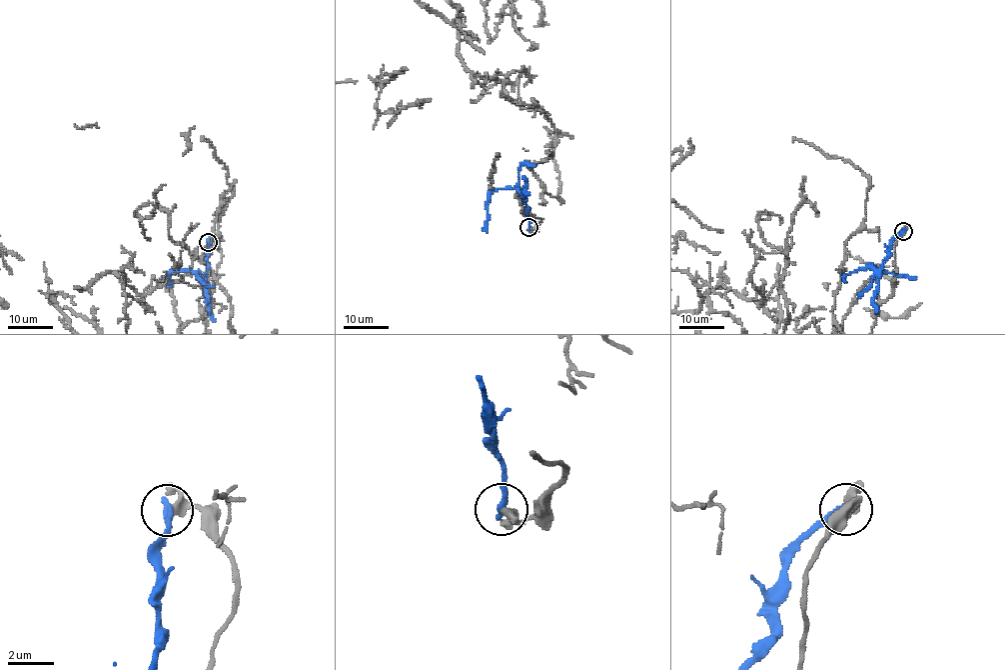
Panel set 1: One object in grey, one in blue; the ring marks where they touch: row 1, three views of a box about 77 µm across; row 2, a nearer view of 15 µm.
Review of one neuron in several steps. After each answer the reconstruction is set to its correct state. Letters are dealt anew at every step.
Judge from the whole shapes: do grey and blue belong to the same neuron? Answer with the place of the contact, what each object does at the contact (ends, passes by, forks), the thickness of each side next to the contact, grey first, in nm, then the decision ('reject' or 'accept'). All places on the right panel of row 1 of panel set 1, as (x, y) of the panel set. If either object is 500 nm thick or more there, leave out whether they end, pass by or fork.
place (903, 231); grey passes by; blue ends; calibres 280 and 340 nm; accept

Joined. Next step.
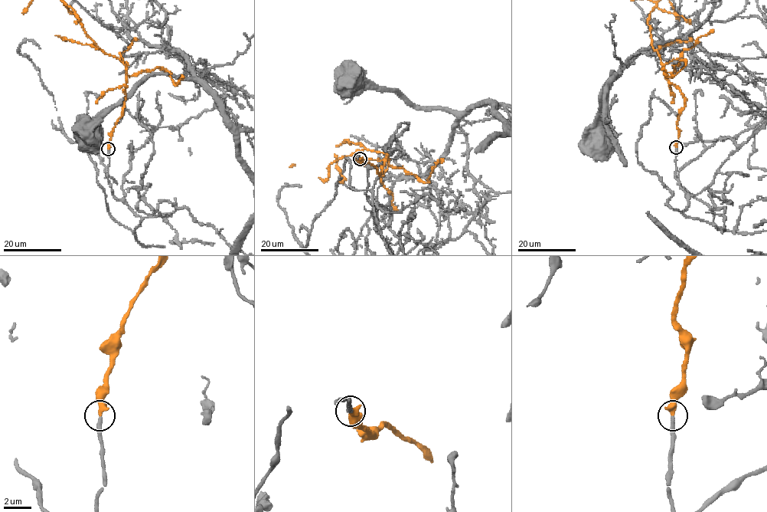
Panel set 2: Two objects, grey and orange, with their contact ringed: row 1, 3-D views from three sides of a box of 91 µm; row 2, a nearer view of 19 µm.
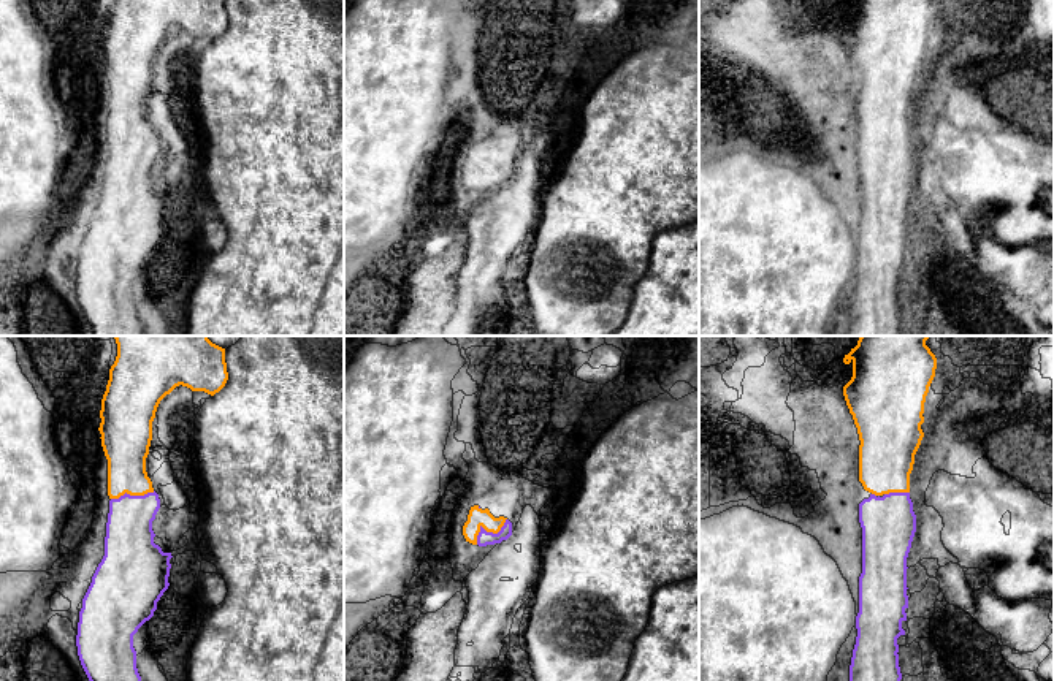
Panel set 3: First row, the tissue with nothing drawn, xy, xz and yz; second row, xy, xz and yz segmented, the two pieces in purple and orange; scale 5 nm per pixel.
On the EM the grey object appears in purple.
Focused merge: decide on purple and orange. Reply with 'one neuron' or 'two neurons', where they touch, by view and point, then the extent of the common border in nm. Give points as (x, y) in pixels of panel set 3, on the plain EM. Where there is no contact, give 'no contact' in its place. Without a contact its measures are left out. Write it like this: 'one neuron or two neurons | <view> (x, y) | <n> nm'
one neuron | xz (488, 178) | 200 nm

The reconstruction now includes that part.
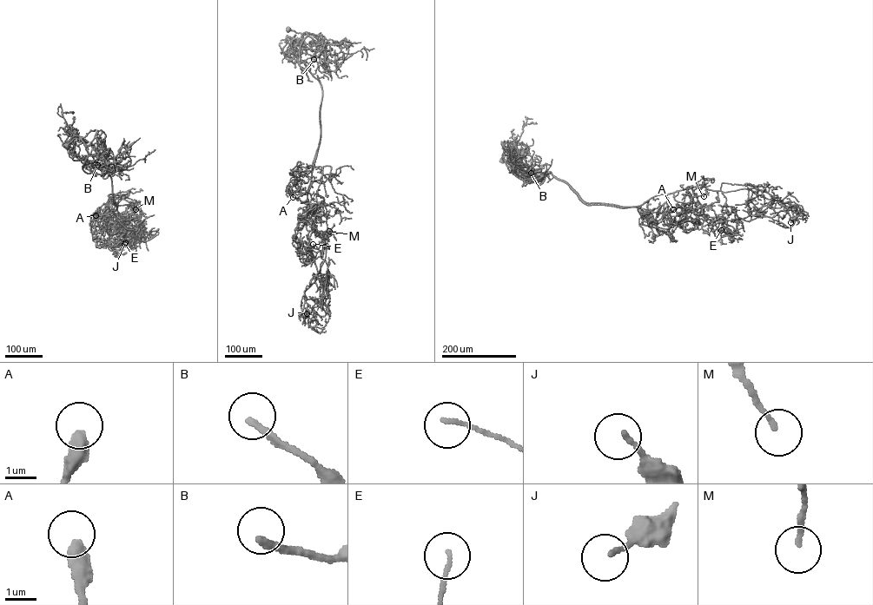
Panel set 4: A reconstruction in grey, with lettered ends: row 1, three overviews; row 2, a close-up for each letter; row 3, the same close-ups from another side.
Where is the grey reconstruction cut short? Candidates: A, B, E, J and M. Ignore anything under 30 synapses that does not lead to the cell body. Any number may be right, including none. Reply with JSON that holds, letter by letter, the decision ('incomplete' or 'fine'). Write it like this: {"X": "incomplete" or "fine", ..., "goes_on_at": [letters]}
{"A": "fine", "B": "incomplete", "E": "fine", "J": "fine", "M": "fine", "goes_on_at": ["B"]}

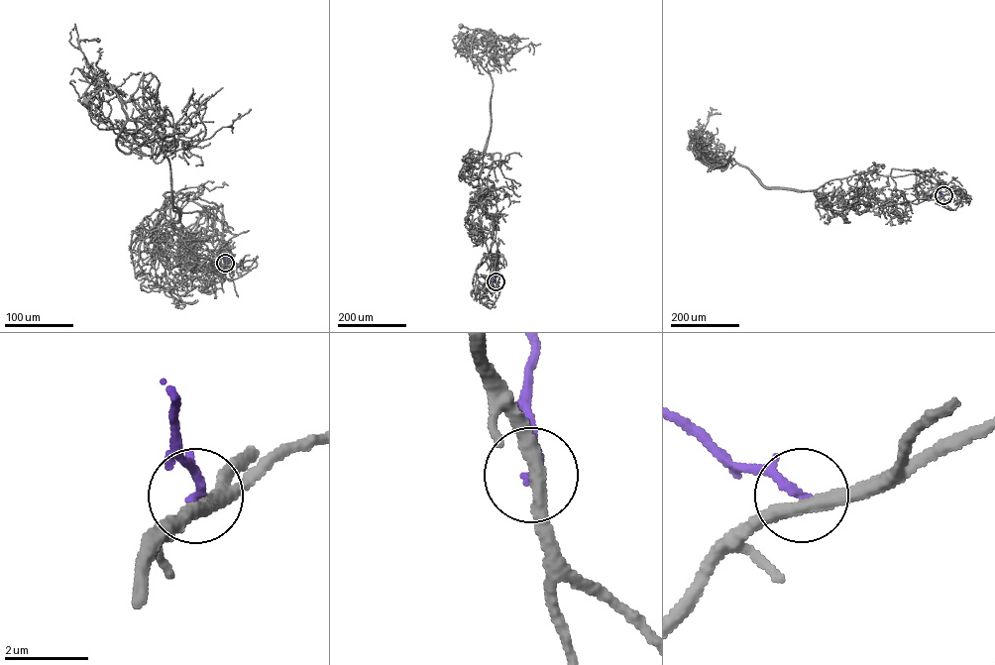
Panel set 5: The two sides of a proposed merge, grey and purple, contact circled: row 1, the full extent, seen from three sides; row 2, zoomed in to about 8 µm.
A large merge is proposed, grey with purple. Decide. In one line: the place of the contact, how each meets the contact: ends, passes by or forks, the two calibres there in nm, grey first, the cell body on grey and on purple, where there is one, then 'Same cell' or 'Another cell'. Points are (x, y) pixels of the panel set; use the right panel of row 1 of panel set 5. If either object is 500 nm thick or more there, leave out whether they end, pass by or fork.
Place: (943, 195). At the ring grey passes by. At the ring purple ends. Thickness 360 nm (grey) against 220 nm. Soma of grey: (689, 148). Soma of purple: none. Another cell

